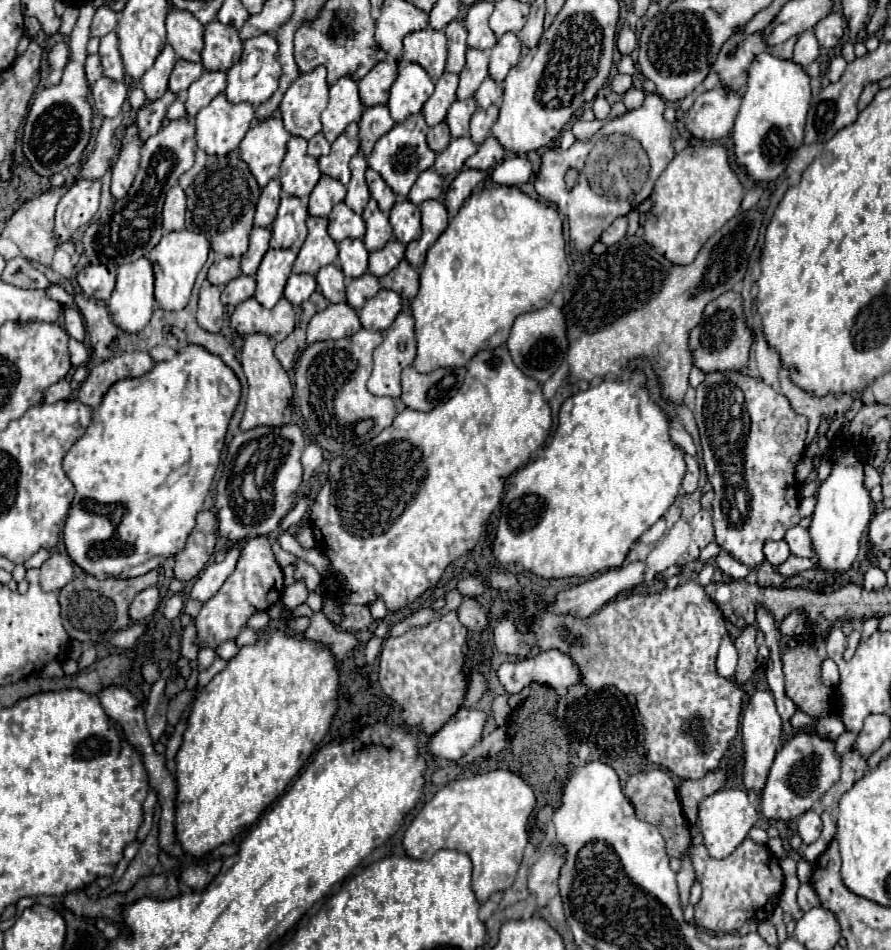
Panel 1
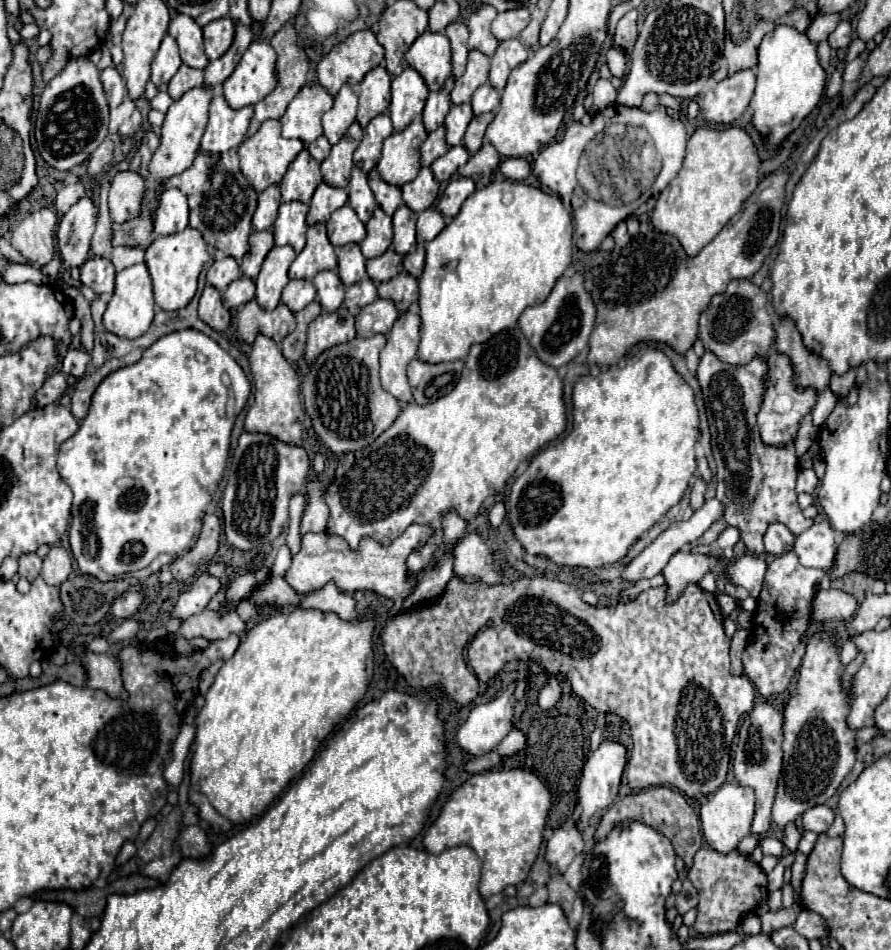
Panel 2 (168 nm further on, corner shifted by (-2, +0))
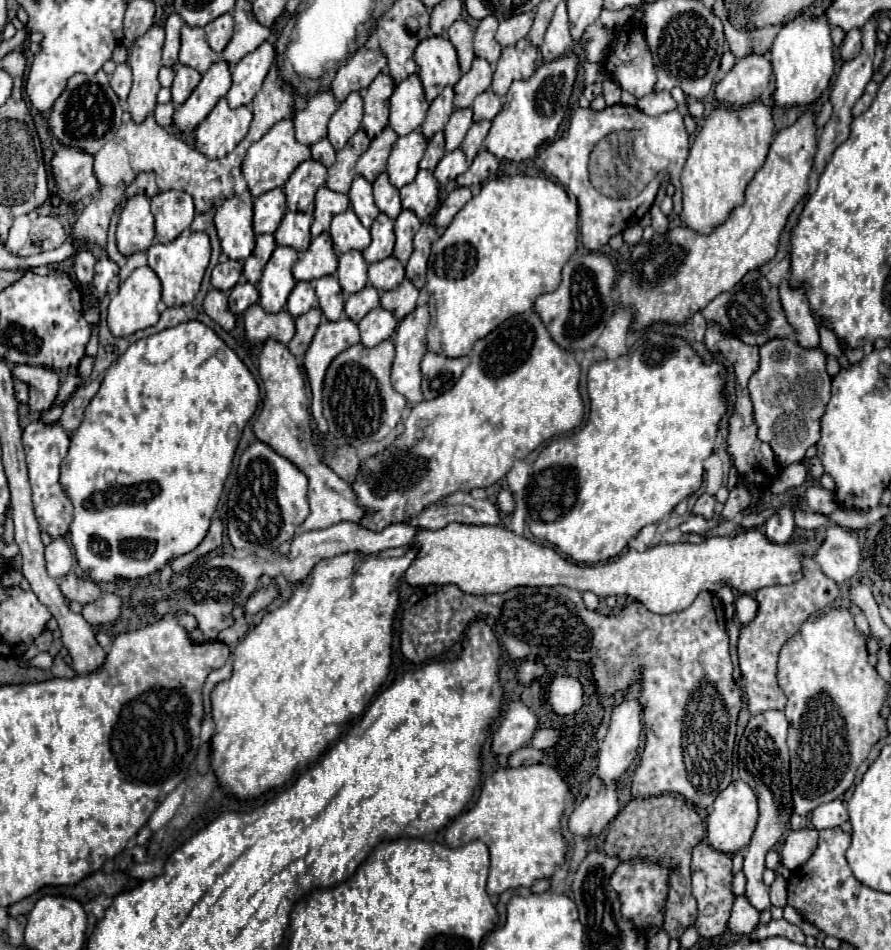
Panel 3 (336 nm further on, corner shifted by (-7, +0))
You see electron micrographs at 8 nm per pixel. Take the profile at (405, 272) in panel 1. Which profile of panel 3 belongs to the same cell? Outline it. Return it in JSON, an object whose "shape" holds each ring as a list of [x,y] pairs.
{"shape":[[[405,278],[397,288],[381,292],[381,306],[389,312],[393,312],[399,320],[405,318],[415,310],[415,302],[419,296],[419,290]]]}

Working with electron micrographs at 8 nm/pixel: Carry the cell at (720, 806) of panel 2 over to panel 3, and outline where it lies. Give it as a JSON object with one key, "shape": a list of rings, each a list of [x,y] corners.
{"shape":[[[741,780],[731,782],[717,798],[707,816],[707,839],[709,844],[725,854],[735,854],[745,848],[753,836],[757,824],[757,796],[755,792]]]}

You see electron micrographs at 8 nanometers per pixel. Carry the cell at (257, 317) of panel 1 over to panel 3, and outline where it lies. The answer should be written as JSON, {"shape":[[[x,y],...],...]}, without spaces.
{"shape":[[[253,304],[245,310],[245,332],[253,346],[261,346],[269,338],[289,344],[295,336],[295,318],[287,310],[269,314],[259,304]]]}

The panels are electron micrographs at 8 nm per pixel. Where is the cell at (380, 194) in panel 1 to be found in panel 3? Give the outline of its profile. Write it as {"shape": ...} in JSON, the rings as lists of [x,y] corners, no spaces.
{"shape":[[[383,172],[375,182],[373,182],[373,196],[375,196],[375,204],[377,208],[387,214],[391,220],[397,218],[397,214],[401,212],[401,198],[399,198],[399,190],[389,182],[387,172]]]}

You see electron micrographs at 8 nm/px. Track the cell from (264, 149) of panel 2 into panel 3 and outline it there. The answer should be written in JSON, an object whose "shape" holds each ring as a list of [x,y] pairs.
{"shape":[[[279,120],[277,124],[273,124],[273,128],[261,140],[251,144],[241,168],[243,168],[243,174],[245,174],[245,180],[247,180],[251,194],[257,198],[257,196],[261,196],[273,188],[281,188],[289,180],[291,172],[303,160],[309,160],[309,158],[311,158],[309,146],[299,144],[293,136],[293,122],[291,120]]]}

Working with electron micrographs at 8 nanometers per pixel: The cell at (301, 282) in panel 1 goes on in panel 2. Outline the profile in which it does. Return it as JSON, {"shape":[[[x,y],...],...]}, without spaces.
{"shape":[[[290,280],[288,286],[282,290],[282,302],[292,310],[300,312],[308,306],[316,296],[316,288],[308,280]]]}

